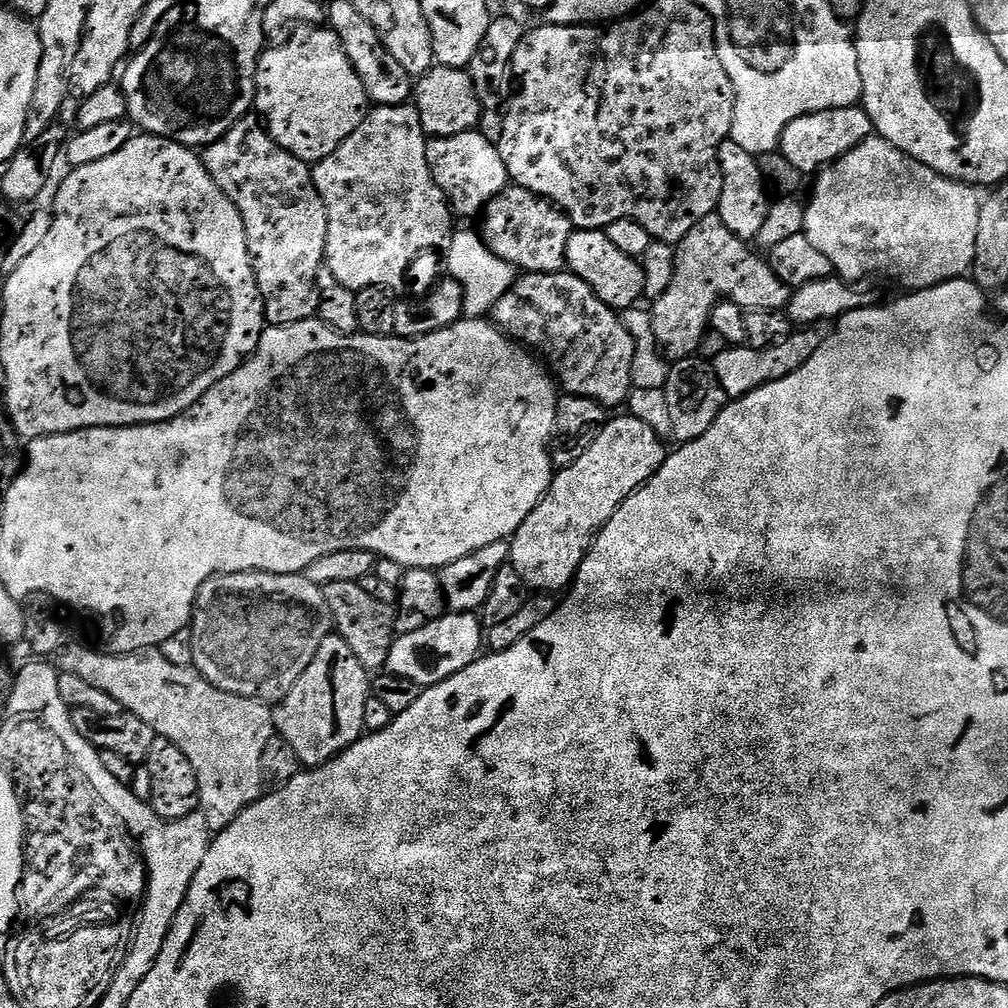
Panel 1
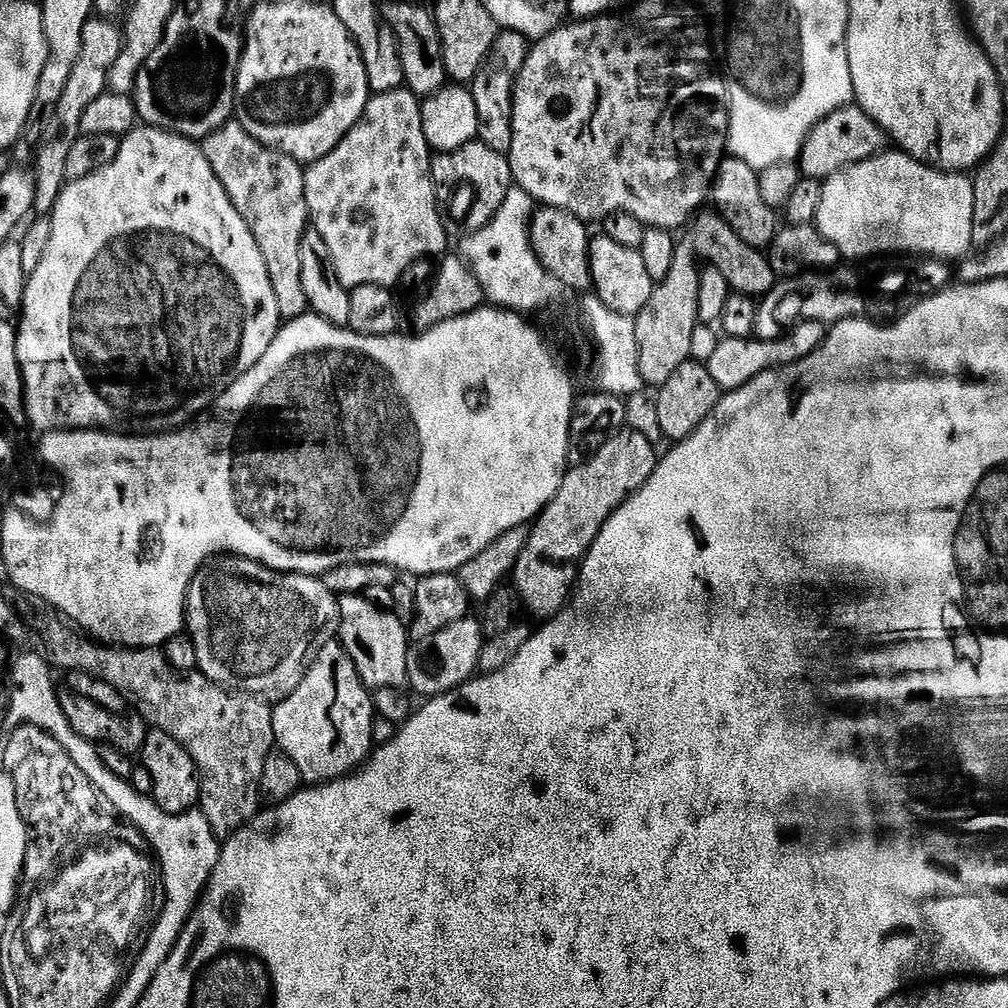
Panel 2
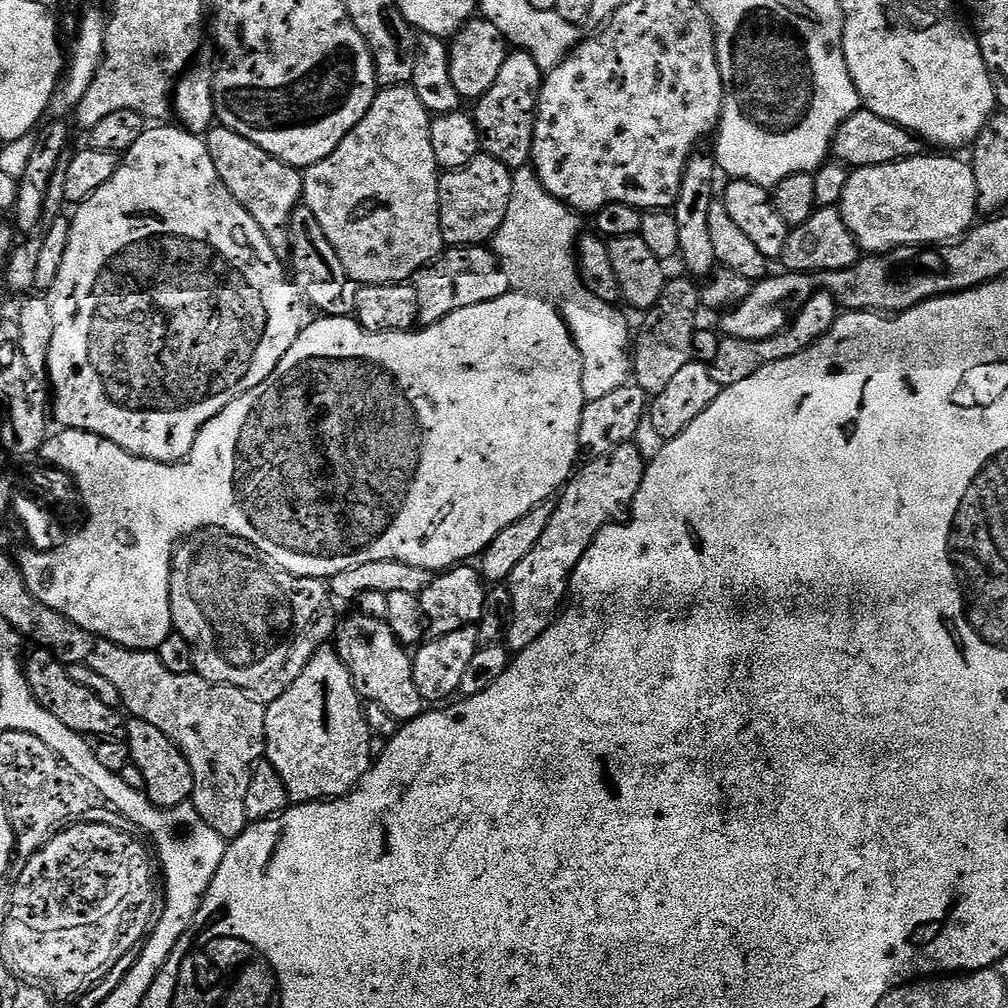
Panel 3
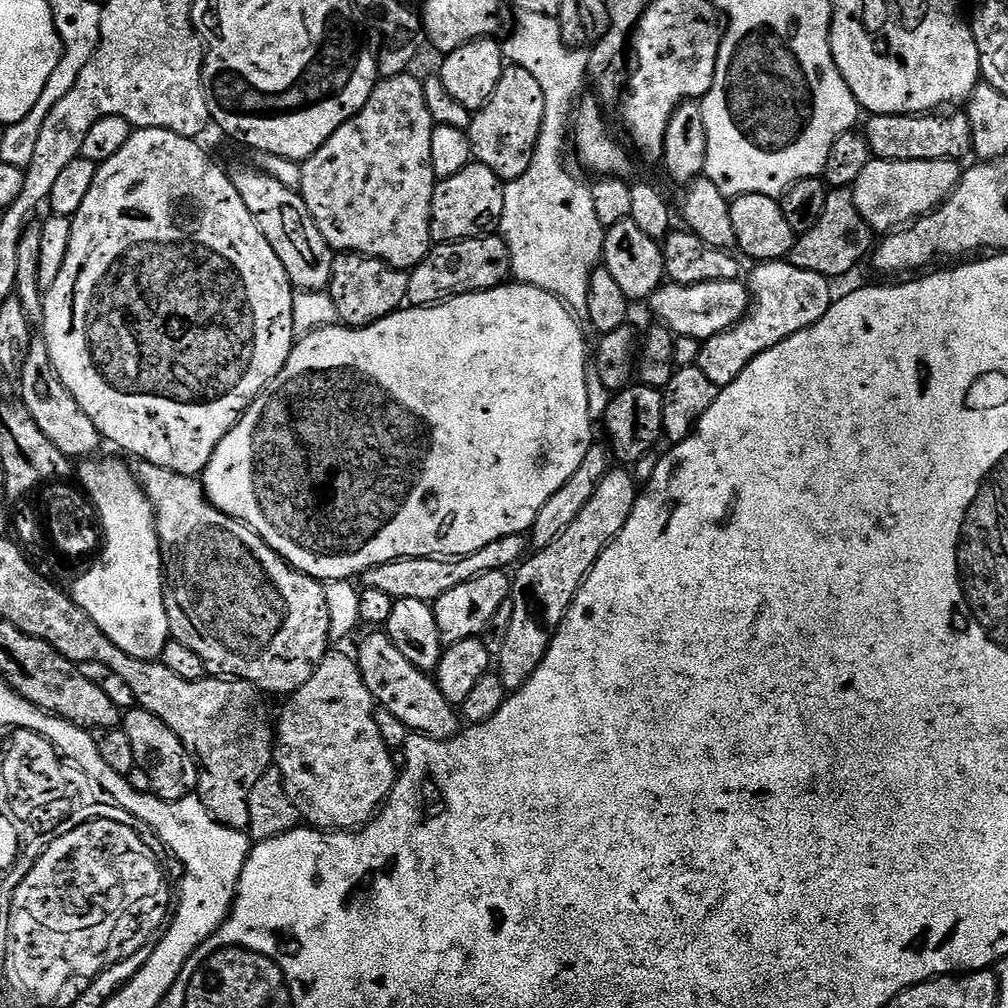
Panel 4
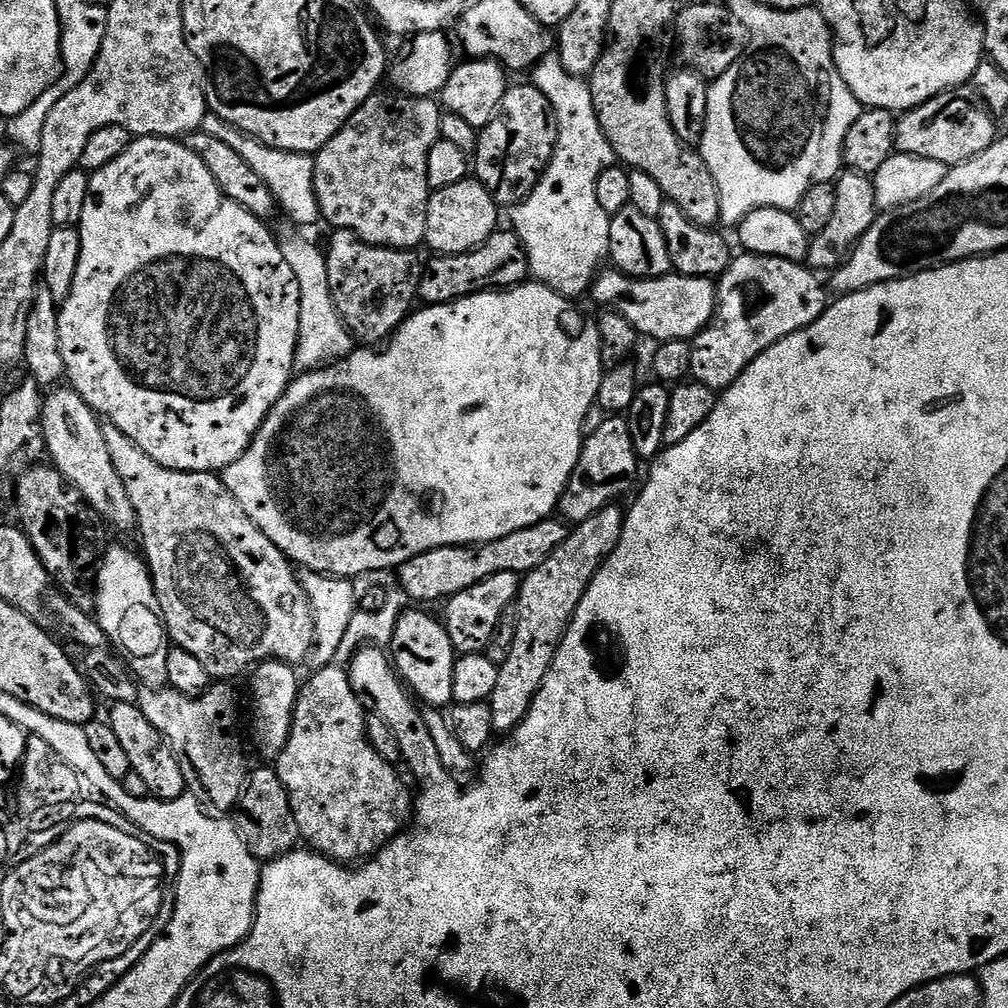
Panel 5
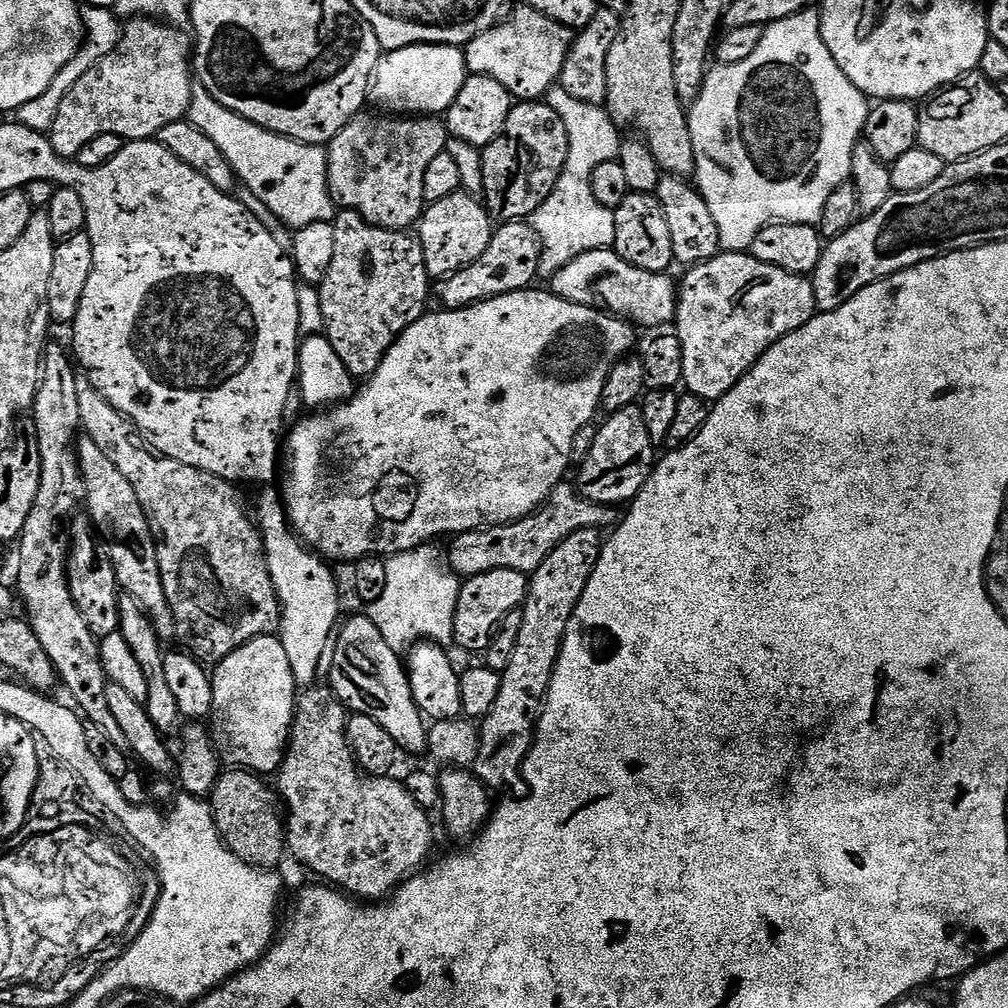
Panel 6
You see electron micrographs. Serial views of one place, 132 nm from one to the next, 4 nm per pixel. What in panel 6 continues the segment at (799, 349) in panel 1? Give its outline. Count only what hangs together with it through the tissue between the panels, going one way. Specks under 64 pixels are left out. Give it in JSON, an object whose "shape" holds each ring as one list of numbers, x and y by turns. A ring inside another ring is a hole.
{"shape":[[725,252,710,258,710,262,693,264,678,284,678,301,674,334,681,340,683,387,691,395,706,402,721,400,741,378,752,371,752,367,786,334,806,326,818,309,814,298,814,286,806,276,795,276,793,272,758,262,748,252]]}

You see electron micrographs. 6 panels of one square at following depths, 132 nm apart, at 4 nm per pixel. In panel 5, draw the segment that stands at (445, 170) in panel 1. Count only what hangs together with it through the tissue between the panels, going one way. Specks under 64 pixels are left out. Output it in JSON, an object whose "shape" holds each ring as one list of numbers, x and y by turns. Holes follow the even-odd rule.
{"shape":[[469,178,462,182,454,182,454,186,435,189,428,197,424,244,429,248,429,253,438,256,472,252,497,231,496,211,498,211,496,199,478,179]]}

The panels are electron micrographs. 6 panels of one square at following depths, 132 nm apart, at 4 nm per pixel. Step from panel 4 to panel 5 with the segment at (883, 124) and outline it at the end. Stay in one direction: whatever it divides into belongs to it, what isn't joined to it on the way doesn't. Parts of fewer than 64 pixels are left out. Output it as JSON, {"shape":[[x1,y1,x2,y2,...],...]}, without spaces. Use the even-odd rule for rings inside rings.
{"shape":[[970,86,954,88,930,98,917,108,909,108,896,121,896,152,905,152,918,158,934,158,949,166,964,164,982,154,996,139,993,113]]}

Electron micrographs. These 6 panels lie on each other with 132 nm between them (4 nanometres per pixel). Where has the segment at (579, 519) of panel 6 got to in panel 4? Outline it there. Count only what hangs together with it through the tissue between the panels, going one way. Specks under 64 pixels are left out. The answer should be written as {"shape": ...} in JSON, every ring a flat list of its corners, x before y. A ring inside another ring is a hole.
{"shape":[[521,534,498,538,498,542,490,542,490,546,482,546,482,550,478,550,469,556,455,558,415,556,409,560,395,560,367,568,362,573,362,581,364,580,362,584,364,588,373,588,392,596,394,601,418,598,419,600,435,602,438,598,442,598,442,594,454,590,454,586,462,586,462,582,470,582,470,578,478,578,478,574,515,569,525,559,529,548,529,537]]}

